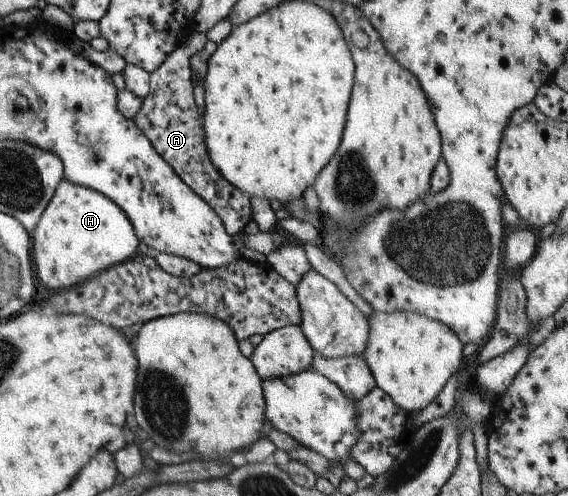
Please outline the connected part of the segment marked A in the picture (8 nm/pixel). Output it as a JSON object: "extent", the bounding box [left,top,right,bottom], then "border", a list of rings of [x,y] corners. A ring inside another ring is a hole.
{"extent":[132,32,252,235],"border":[[[196,32],[174,49],[155,71],[149,74],[149,91],[142,98],[138,113],[132,122],[150,141],[158,156],[174,171],[174,174],[192,193],[198,195],[216,213],[228,235],[242,232],[252,220],[249,197],[222,179],[208,161],[204,149],[203,125],[192,95],[191,72],[188,59],[204,48],[207,38]]]}

